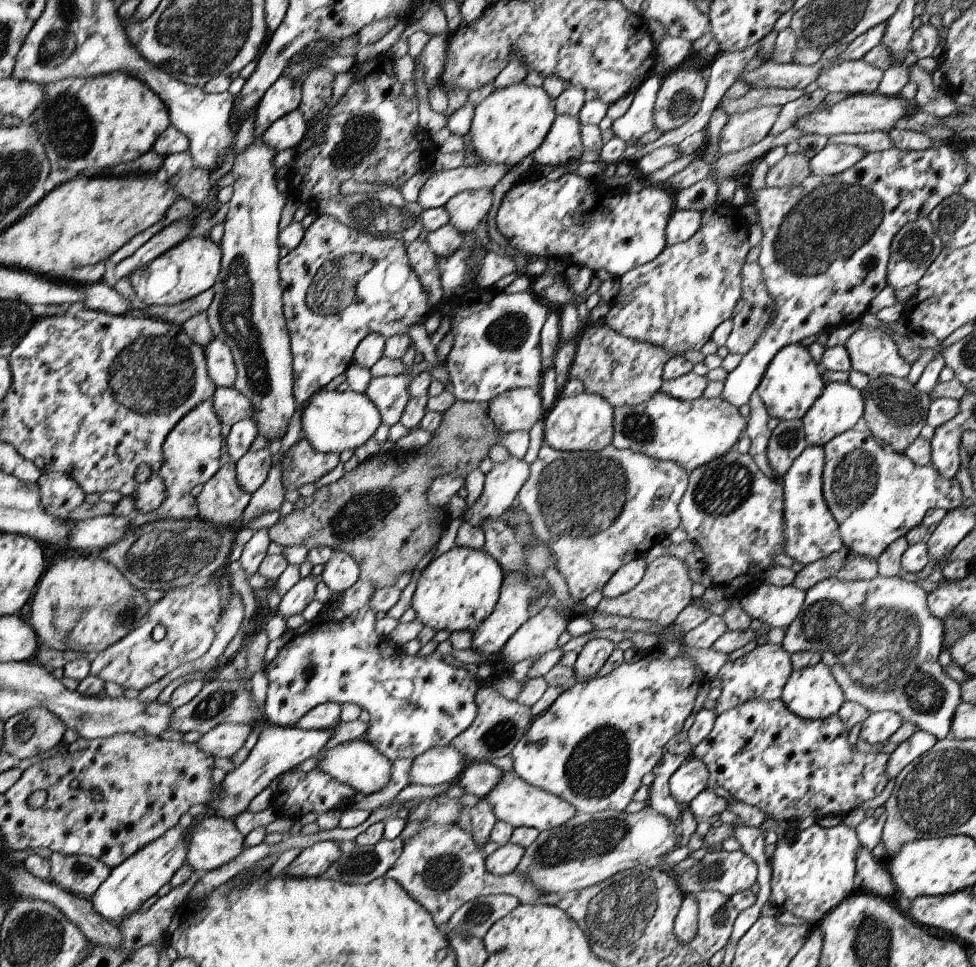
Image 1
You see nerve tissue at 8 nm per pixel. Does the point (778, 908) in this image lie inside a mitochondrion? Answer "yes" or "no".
no

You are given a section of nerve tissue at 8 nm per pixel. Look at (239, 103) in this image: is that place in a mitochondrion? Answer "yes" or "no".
no

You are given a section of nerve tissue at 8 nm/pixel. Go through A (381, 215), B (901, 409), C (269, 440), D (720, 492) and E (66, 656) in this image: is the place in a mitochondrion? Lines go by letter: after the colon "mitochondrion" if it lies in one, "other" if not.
A: mitochondrion
B: mitochondrion
C: other
D: mitochondrion
E: other

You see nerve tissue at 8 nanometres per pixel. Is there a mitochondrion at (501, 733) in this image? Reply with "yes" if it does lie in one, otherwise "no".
yes

